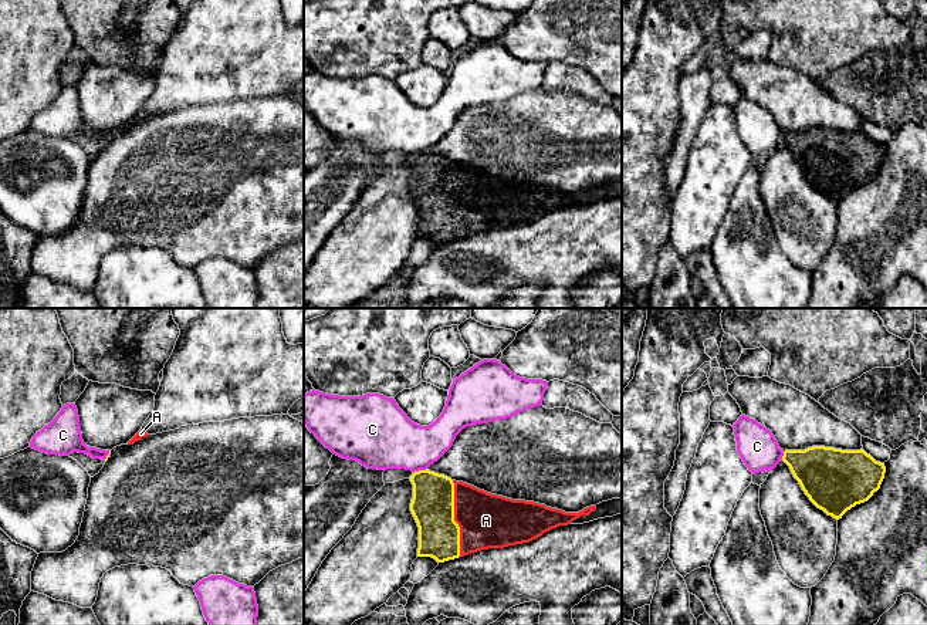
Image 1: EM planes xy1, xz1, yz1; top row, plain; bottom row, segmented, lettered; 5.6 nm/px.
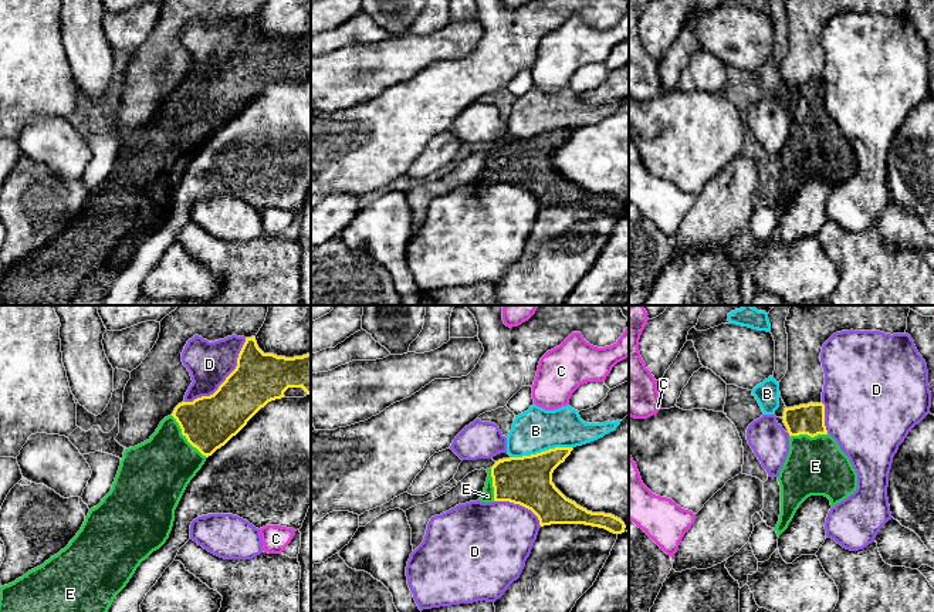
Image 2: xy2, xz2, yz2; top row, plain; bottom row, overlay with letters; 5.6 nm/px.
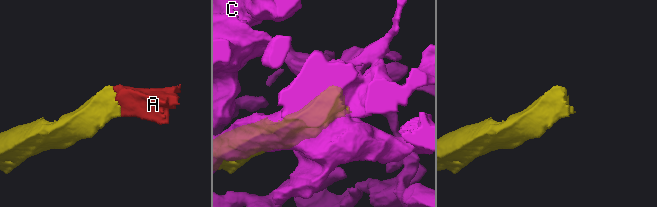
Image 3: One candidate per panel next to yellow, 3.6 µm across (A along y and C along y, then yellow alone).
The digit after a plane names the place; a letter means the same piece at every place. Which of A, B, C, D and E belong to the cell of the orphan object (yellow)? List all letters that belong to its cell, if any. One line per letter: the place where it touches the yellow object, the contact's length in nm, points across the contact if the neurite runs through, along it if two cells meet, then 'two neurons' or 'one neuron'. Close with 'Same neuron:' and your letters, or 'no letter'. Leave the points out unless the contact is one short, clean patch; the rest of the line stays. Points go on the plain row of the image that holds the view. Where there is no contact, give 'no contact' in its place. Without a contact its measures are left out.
A: contact xz1 (453, 200); length 440 nm; one neuron
B: contact xz2 (541, 134); length 360 nm; border xz2 (572, 129), (550, 129), (511, 139); two neurons
C: contact xz1 (420, 152); length 80 nm; border xz1 (426, 149), (415, 154); two neurons
D: contact xy2 (226, 61); length 500 nm; two neurons
E: contact xy2 (186, 119); length 320 nm; way xy2 (209, 104), (186, 119), (158, 152); one neuron
Same neuron: A, E

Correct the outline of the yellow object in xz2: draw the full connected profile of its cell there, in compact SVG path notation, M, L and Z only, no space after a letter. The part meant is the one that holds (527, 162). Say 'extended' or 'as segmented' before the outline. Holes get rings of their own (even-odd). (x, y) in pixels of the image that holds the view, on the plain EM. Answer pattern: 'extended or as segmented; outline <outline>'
extended; outline M555 129L537 136L510 139L487 151L481 185L510 183L531 192L539 207L585 206L613 216L625 214L625 204L605 195L592 195L566 180L552 165L554 152L565 143L572 129Z

